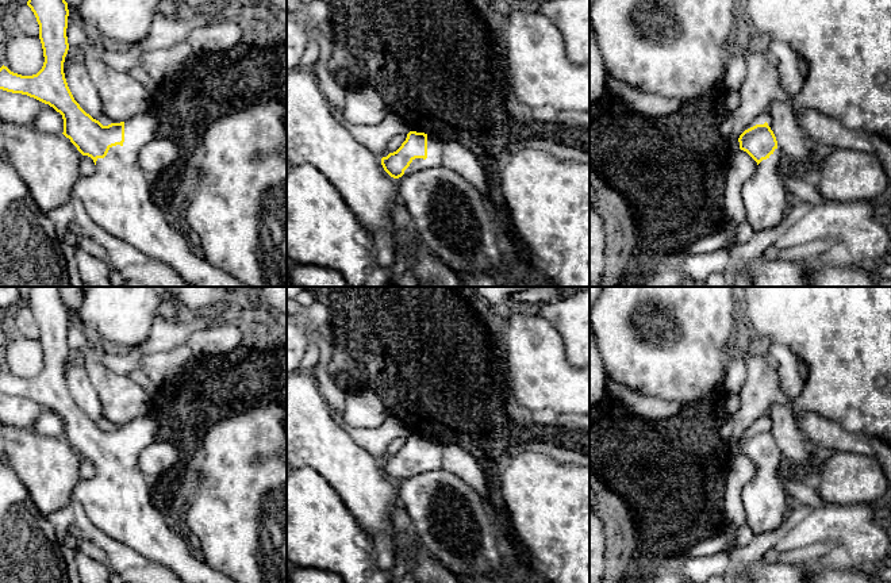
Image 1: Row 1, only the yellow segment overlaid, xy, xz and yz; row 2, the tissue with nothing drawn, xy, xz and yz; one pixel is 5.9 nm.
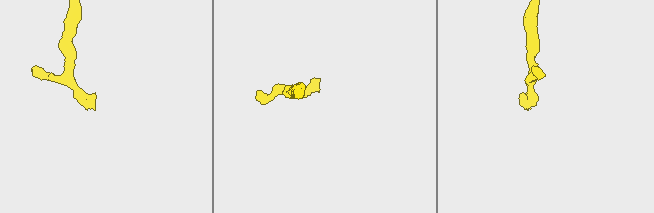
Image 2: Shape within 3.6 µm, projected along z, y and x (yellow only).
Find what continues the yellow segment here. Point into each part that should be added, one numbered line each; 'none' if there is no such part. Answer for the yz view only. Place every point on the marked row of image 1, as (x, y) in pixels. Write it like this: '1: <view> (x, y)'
1: yz (765, 199)

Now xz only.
1: xz (434, 158)

